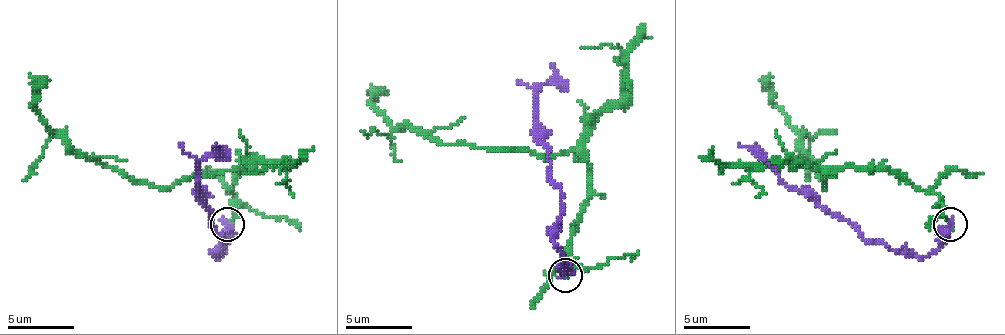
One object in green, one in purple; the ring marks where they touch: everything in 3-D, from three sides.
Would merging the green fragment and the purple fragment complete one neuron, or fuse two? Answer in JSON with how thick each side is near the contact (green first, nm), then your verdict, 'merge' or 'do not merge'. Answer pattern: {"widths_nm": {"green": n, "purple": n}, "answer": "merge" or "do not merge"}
{"widths_nm": {"green": 190, "purple": 480}, "answer": "do not merge"}

